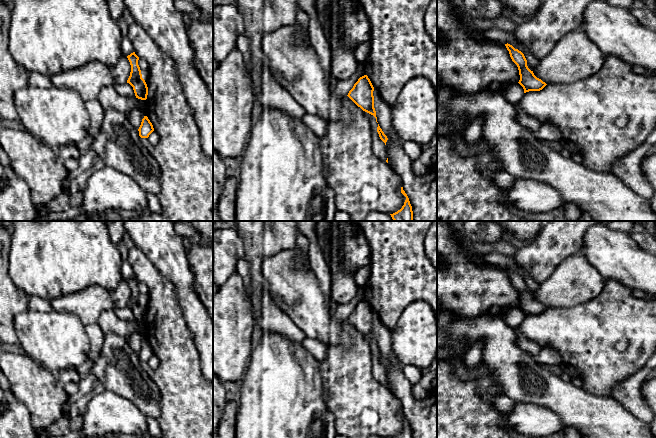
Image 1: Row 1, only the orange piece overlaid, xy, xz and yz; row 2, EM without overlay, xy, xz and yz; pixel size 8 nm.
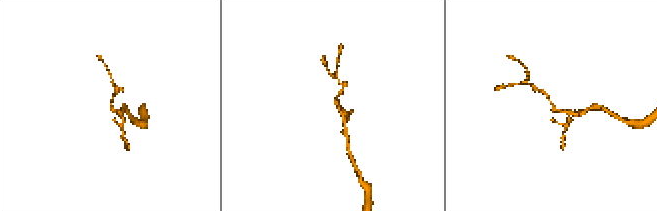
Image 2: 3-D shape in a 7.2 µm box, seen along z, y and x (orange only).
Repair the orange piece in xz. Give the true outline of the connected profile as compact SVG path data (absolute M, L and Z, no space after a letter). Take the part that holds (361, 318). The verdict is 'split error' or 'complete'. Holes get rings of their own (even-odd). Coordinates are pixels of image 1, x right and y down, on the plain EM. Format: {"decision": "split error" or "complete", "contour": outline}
{"decision": "complete", "contour": "M364 299L358 303L347 320L363 335L373 339L377 346L373 315L374 311L370 303Z"}

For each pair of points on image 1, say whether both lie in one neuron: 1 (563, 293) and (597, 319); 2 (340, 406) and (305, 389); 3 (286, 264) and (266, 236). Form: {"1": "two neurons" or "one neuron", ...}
{"1": "two neurons", "2": "two neurons", "3": "two neurons"}

